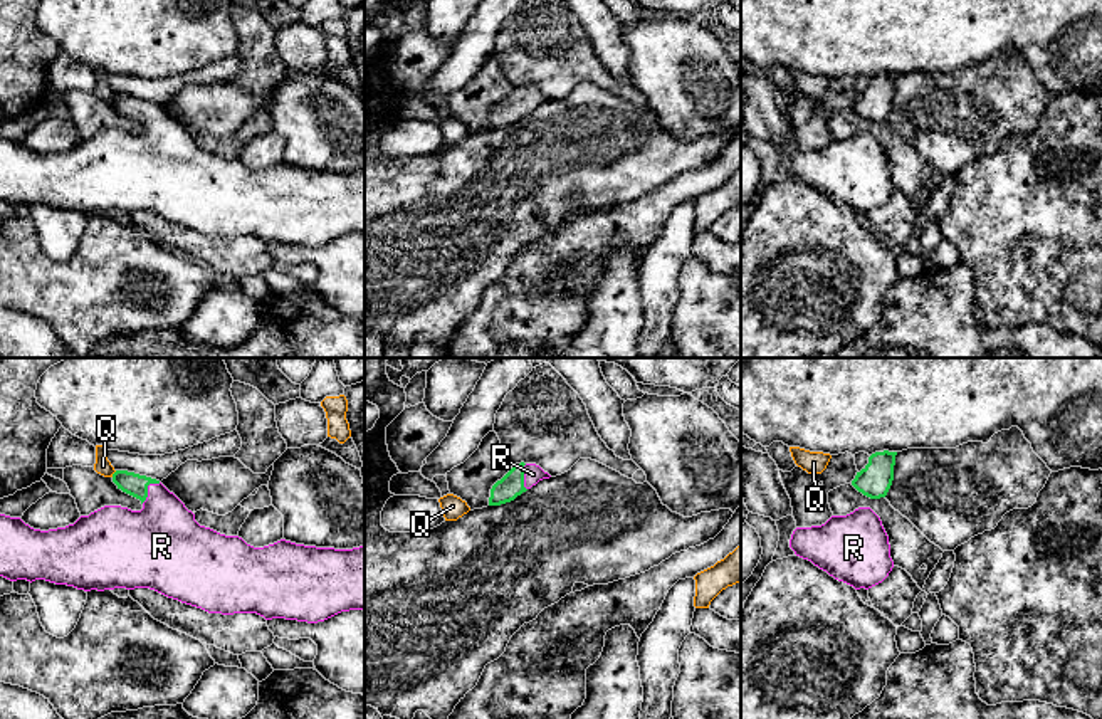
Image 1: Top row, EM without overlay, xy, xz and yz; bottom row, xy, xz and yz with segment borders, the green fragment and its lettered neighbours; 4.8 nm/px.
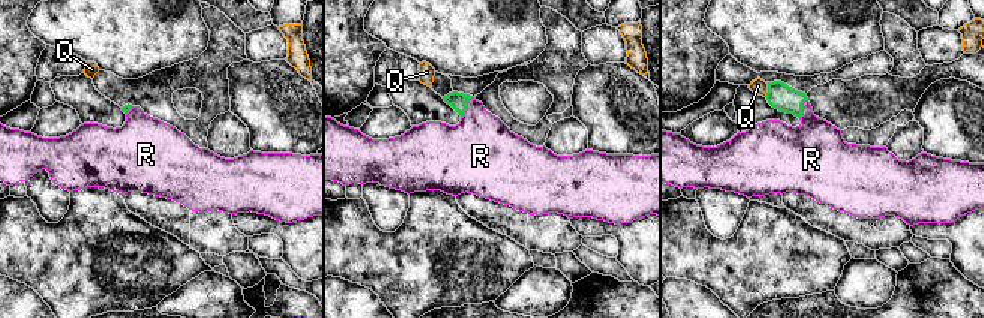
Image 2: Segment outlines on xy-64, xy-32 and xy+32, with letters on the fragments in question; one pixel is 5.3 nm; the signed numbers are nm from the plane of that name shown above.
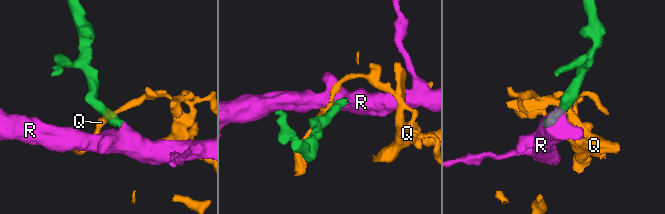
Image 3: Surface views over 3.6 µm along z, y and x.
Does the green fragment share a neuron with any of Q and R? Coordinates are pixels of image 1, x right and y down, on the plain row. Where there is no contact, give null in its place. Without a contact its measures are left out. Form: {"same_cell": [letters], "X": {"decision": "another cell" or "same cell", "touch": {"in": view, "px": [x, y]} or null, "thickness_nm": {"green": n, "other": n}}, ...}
{"same_cell": ["R"], "Q": {"decision": "another cell", "touch": {"in": "xy", "px": [113, 98]}, "thickness_nm": {"green": 110, "other": 80}}, "R": {"decision": "same cell", "touch": {"in": "xy", "px": [146, 113]}, "thickness_nm": {"green": 110, "other": 360}}}

